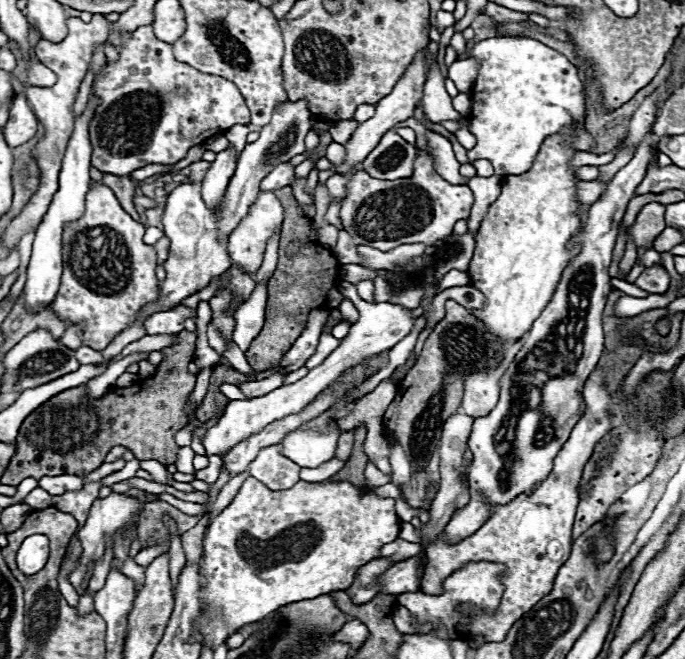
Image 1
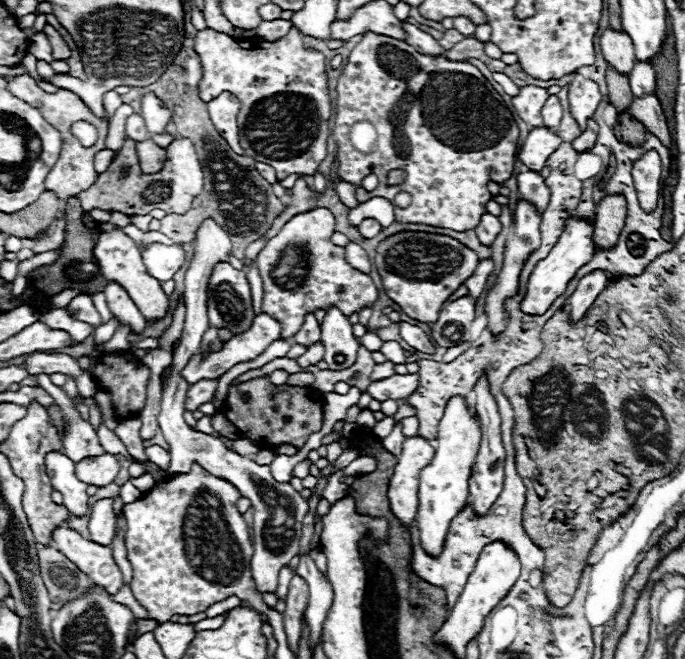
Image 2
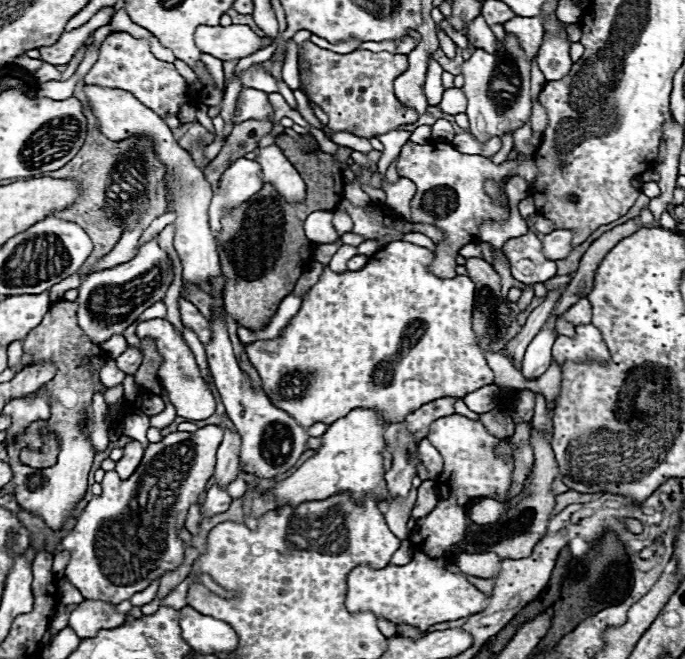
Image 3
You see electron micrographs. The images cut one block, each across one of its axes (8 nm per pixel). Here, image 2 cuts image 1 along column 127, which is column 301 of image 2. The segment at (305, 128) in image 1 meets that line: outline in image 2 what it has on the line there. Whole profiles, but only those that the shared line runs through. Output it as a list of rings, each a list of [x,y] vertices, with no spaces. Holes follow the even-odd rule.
[[[308,314],[304,320],[304,326],[300,328],[300,332],[290,340],[290,344],[302,344],[304,348],[310,348],[312,344],[320,342],[320,324],[316,322],[314,314]]]

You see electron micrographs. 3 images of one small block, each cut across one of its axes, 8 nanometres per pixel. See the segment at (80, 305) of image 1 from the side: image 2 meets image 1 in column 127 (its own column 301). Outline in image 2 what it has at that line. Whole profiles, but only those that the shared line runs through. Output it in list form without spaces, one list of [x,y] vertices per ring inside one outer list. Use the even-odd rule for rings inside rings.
[[[314,208],[292,216],[282,230],[266,242],[256,258],[256,266],[264,284],[262,312],[280,320],[280,336],[292,338],[304,324],[308,312],[340,308],[344,316],[352,316],[362,308],[372,308],[378,300],[378,290],[370,276],[348,266],[346,250],[332,244],[336,218],[328,208]]]

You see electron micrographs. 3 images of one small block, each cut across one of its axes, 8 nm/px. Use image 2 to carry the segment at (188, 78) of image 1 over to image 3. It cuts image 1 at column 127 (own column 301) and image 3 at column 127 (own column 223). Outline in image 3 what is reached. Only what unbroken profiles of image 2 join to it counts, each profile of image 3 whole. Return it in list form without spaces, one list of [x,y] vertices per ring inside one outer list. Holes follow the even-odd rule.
[[[126,32],[110,34],[100,46],[100,58],[86,74],[86,84],[96,84],[102,88],[118,88],[134,94],[142,104],[150,106],[158,116],[166,116],[168,112],[178,114],[182,104],[198,104],[194,94],[188,90],[186,80],[176,72],[174,64],[162,62],[152,56],[150,42],[144,38],[134,38]]]

